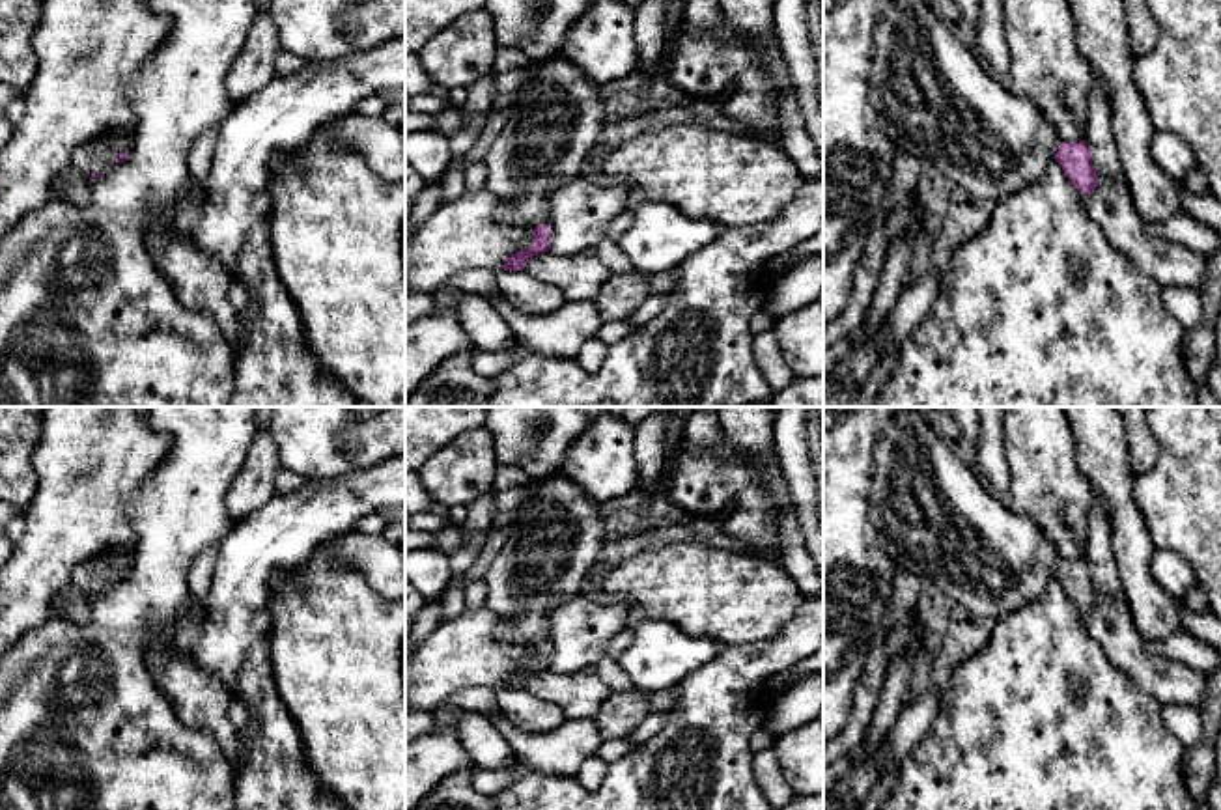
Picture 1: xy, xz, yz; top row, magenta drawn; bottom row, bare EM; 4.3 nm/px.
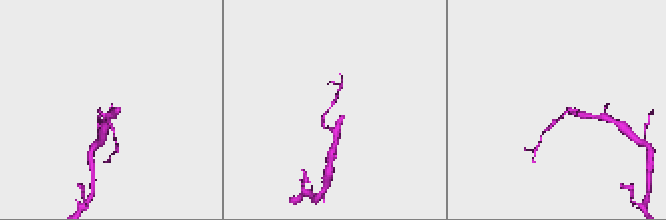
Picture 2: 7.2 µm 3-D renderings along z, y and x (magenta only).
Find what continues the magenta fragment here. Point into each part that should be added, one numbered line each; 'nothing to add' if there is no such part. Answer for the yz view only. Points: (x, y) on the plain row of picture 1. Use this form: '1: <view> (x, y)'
1: yz (934, 519)

